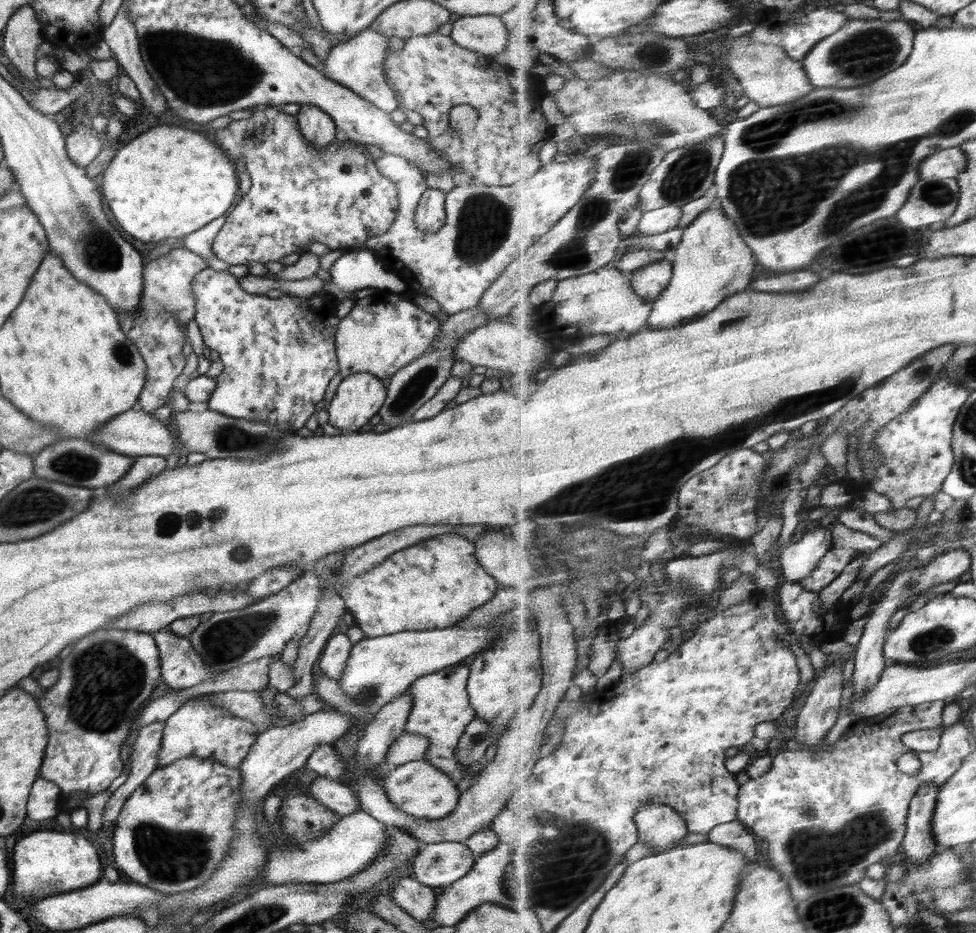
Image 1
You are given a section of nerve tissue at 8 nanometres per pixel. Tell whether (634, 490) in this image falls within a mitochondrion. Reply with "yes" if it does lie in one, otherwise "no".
yes

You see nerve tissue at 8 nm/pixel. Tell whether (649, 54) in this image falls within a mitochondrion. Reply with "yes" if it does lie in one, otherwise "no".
yes

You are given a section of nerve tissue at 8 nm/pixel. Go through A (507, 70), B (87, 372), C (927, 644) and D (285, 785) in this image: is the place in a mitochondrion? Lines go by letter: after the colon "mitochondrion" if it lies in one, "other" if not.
A: other
B: other
C: mitochondrion
D: other

